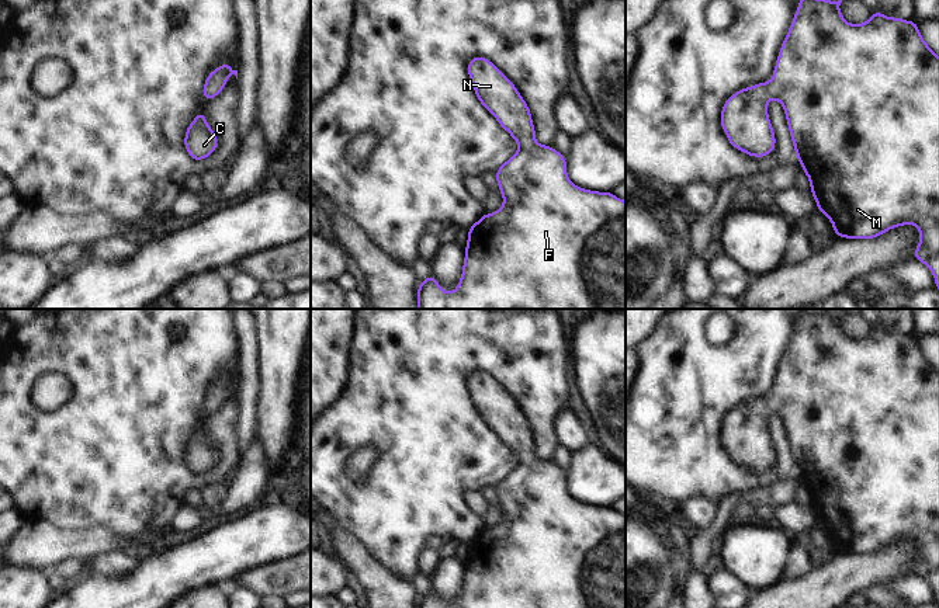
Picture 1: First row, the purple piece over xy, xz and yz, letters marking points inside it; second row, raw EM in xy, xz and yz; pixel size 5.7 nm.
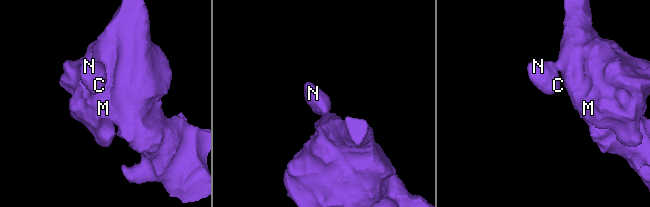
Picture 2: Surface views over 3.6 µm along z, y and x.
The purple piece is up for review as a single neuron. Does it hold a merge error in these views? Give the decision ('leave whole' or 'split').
leave whole

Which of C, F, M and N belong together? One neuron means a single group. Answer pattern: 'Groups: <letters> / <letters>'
Groups: C F M N

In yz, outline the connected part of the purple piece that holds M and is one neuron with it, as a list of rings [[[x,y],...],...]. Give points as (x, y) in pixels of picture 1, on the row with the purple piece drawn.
[[[800,0],[793,22],[782,42],[782,49],[773,69],[773,80],[763,81],[734,93],[721,108],[721,128],[731,146],[752,157],[765,157],[776,147],[776,136],[768,115],[768,103],[776,98],[784,108],[790,138],[804,174],[810,178],[811,194],[818,211],[832,223],[835,237],[876,239],[893,227],[915,225],[921,233],[915,260],[924,263],[933,274],[939,291],[939,56],[922,39],[918,24],[904,18],[886,17],[879,10],[863,24],[849,24],[839,11],[842,0]]]

